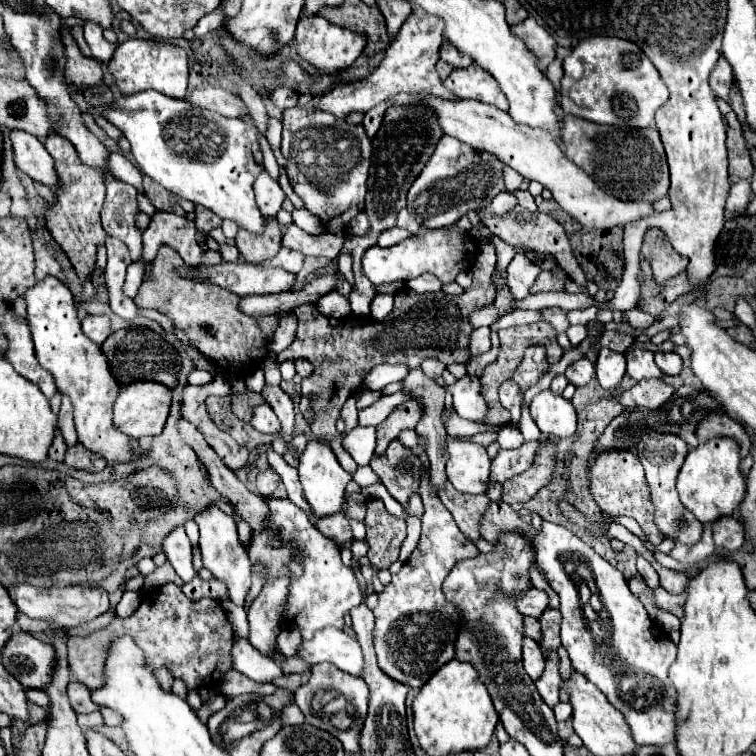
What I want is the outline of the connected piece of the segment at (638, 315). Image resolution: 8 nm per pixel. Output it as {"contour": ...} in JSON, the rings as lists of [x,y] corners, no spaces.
{"contour":[[[633,308],[633,310],[627,312],[627,320],[629,320],[629,326],[633,330],[645,330],[655,322],[655,316],[651,316],[651,314],[647,314],[639,308]]]}

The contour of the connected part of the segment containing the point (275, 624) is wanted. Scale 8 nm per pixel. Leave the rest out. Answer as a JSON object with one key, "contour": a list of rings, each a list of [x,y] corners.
{"contour":[[[281,578],[273,584],[265,584],[261,594],[251,604],[247,616],[249,616],[249,642],[259,650],[265,652],[265,656],[273,656],[277,648],[277,634],[283,626],[283,602],[287,596],[289,580]]]}

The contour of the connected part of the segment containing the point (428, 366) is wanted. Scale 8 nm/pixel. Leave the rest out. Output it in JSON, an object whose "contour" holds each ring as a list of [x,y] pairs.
{"contour":[[[425,360],[425,364],[421,364],[421,370],[425,372],[425,376],[429,376],[431,380],[435,380],[437,376],[443,374],[445,364],[441,364],[441,362],[437,362],[437,360]]]}

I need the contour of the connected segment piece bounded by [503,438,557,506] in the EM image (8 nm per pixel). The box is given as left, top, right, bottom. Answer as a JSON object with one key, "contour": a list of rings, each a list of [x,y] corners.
{"contour":[[[551,438],[541,440],[539,450],[535,454],[535,460],[529,470],[525,470],[521,476],[515,476],[513,480],[507,480],[503,484],[503,502],[507,504],[525,504],[533,498],[537,490],[547,486],[555,472],[555,450],[557,442]]]}

